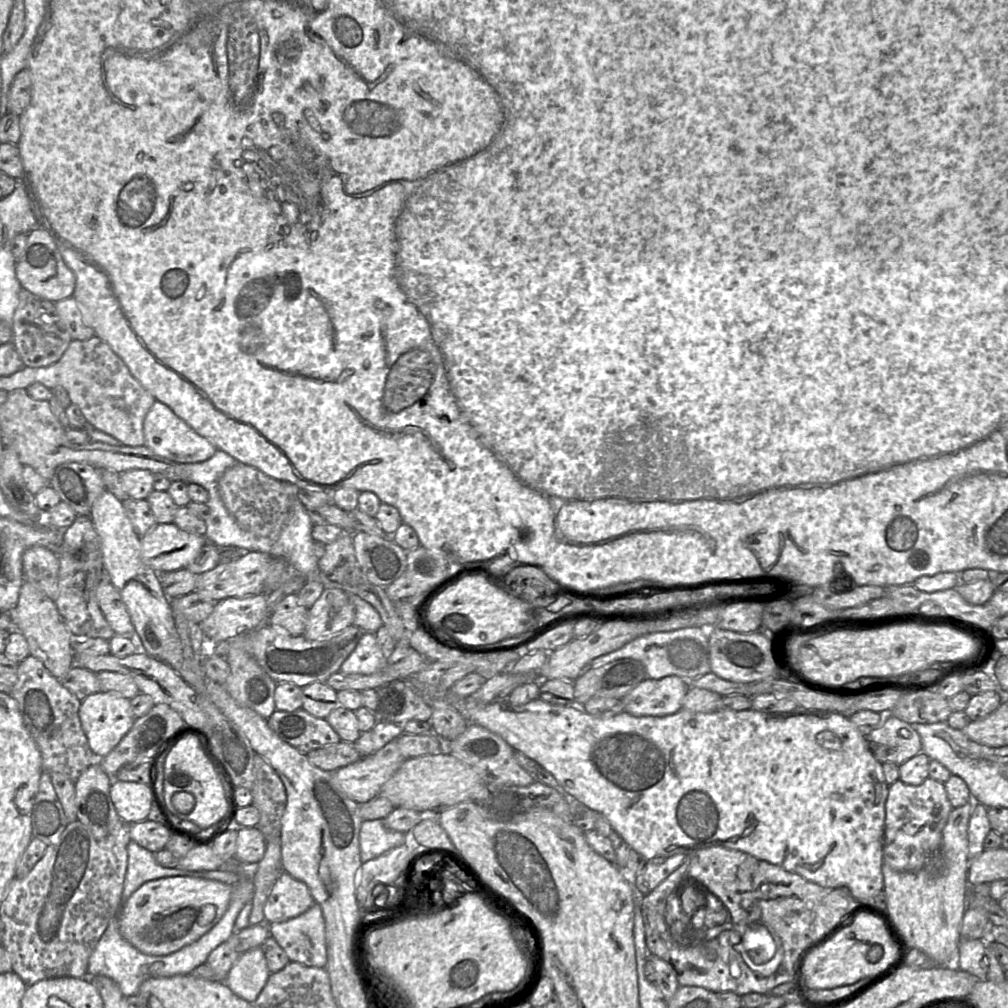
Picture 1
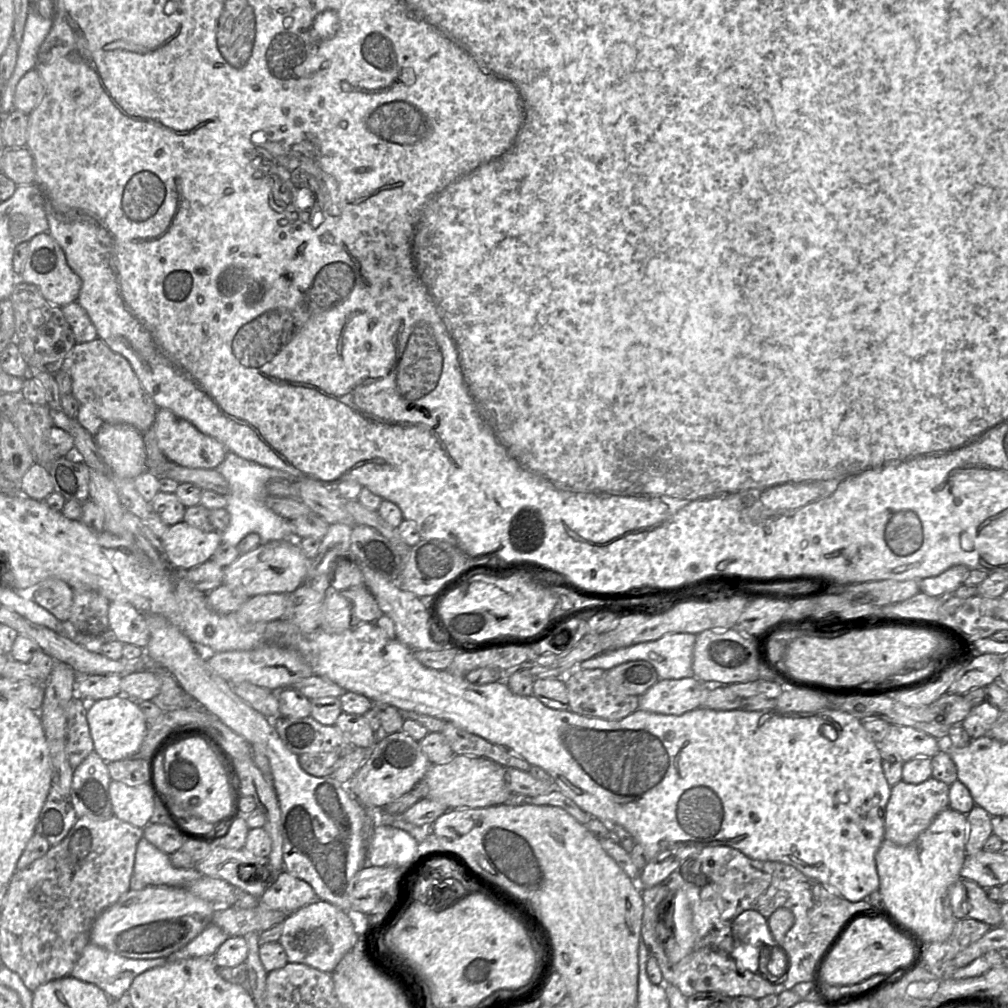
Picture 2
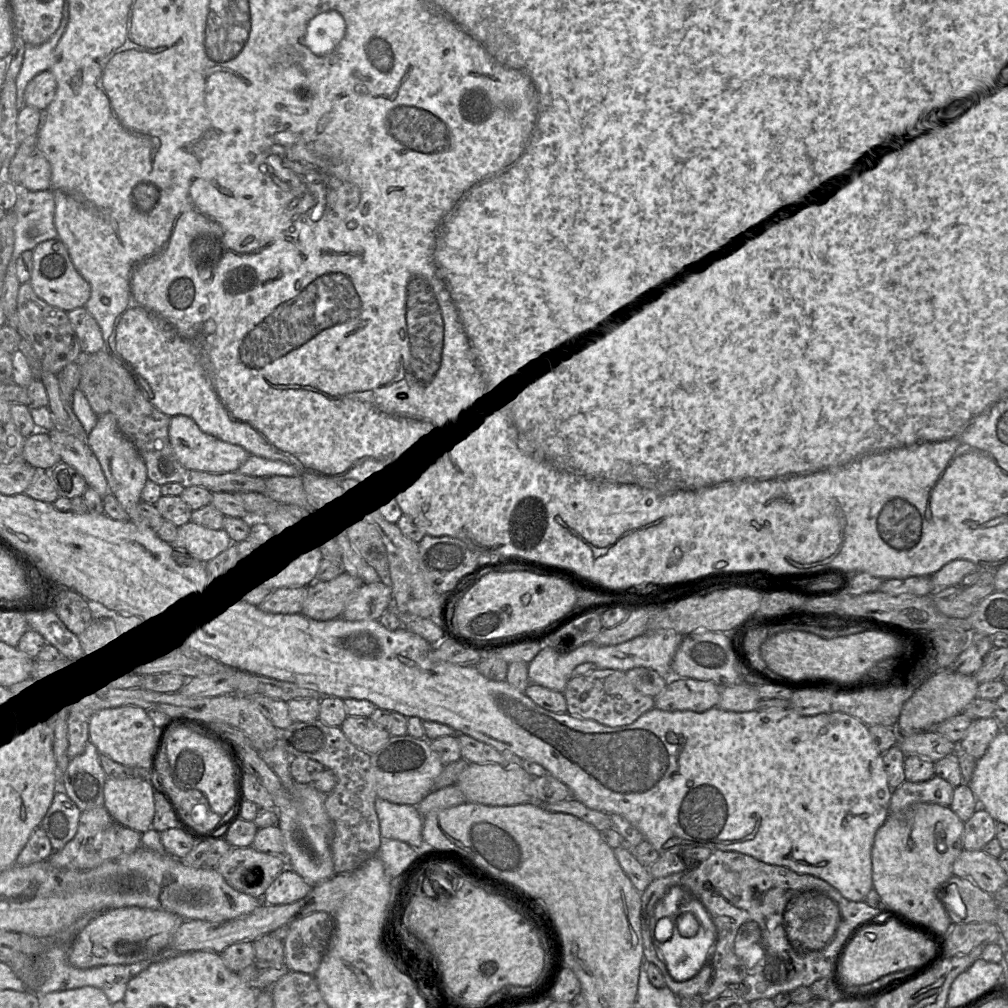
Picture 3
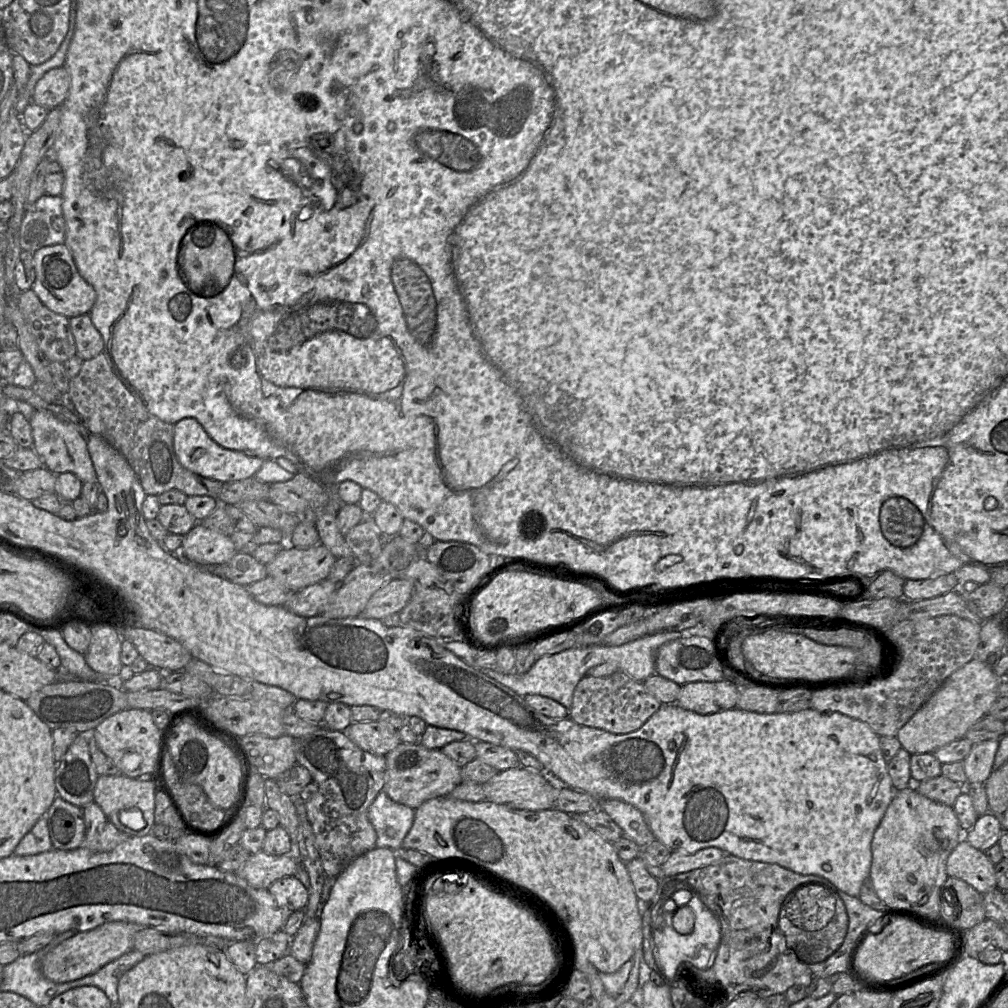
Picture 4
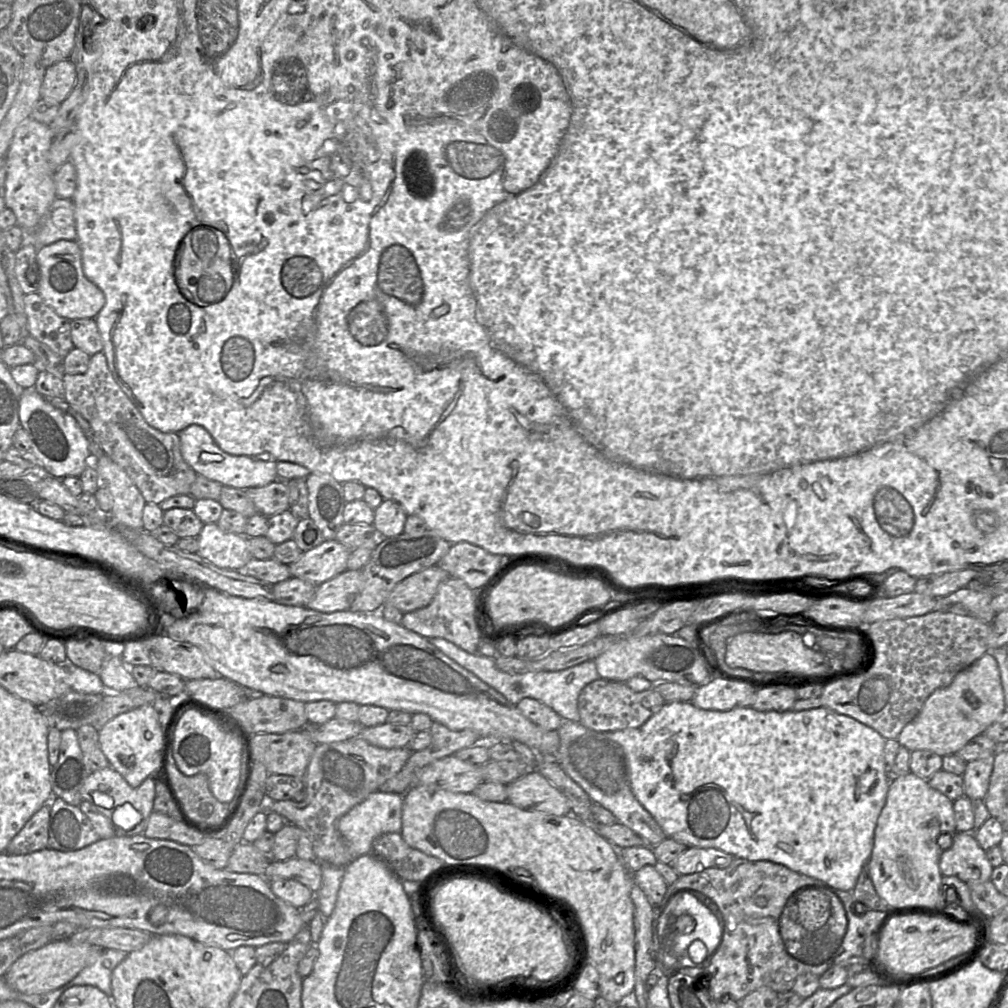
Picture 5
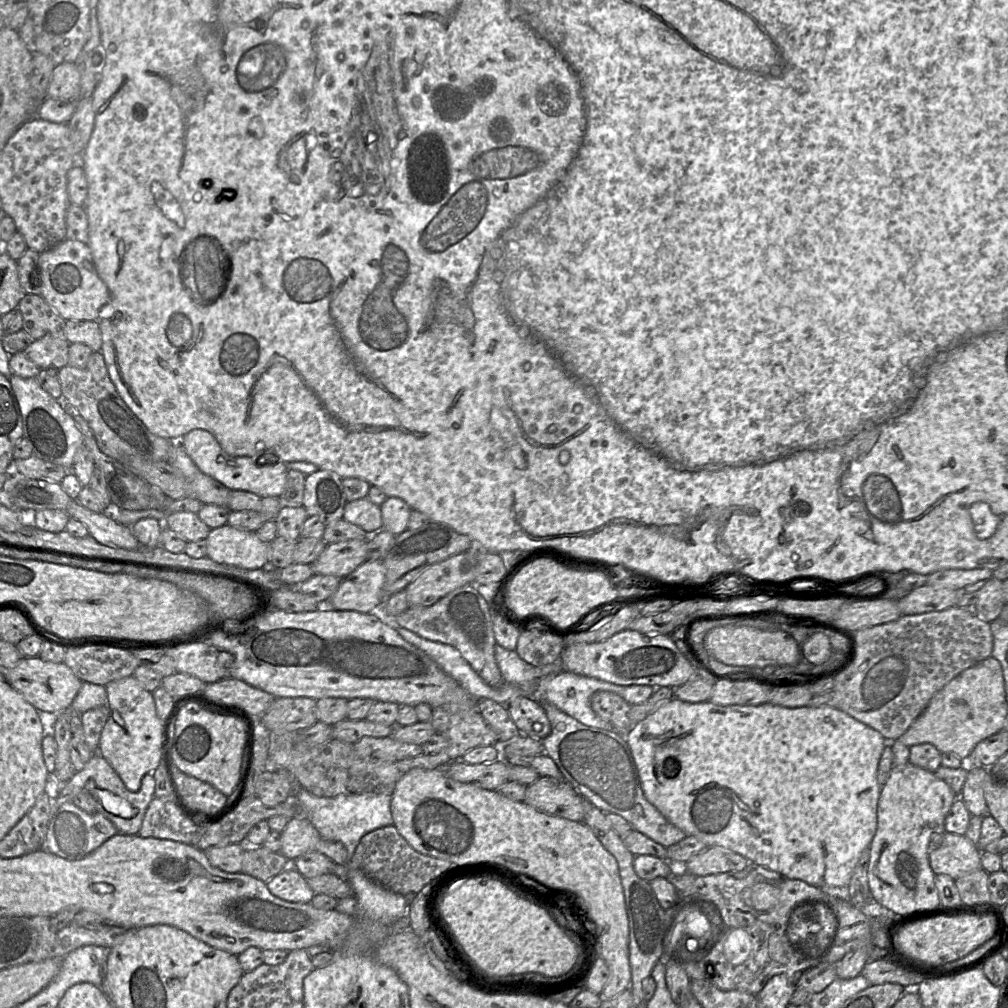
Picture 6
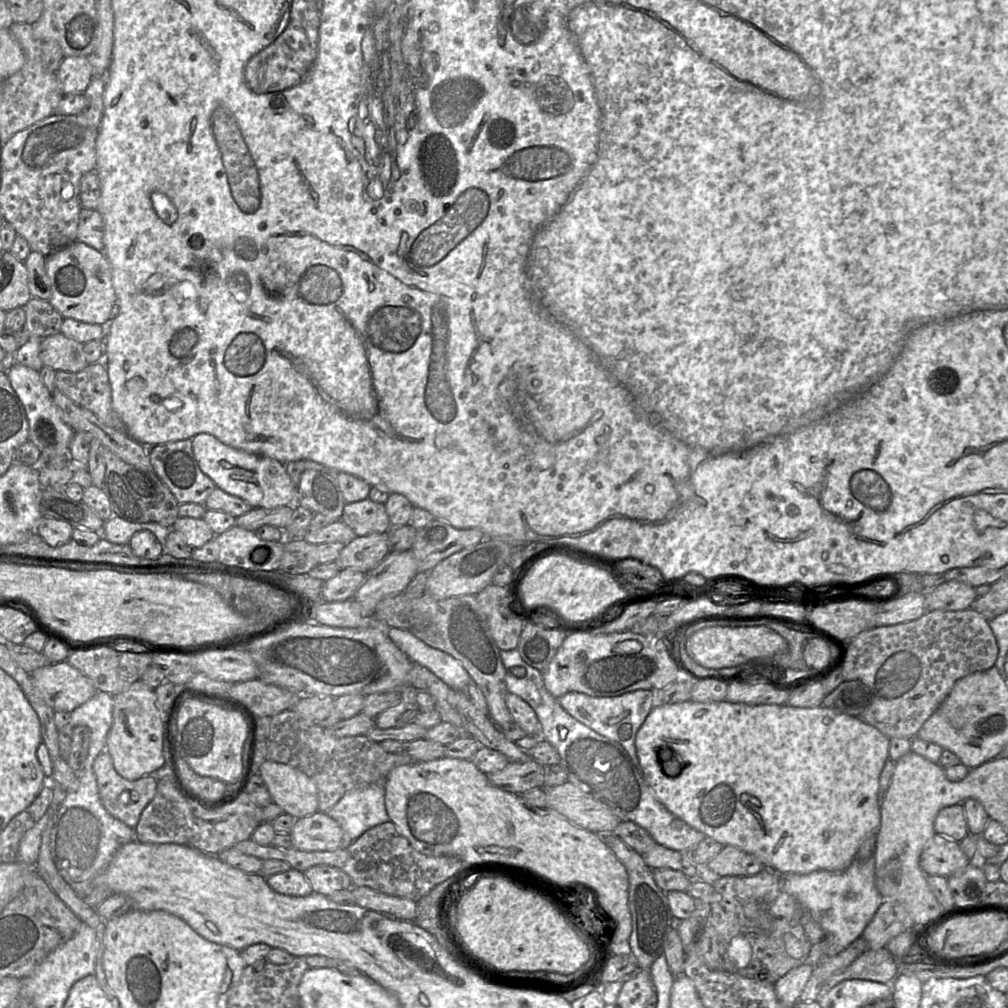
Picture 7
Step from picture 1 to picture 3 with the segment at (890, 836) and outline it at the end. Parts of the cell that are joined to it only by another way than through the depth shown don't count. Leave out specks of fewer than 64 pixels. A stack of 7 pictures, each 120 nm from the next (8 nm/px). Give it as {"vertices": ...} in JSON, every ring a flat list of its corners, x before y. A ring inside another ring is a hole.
{"vertices":[[934,775,922,782,905,780,892,790,889,813,901,813,918,803,934,803,950,806,955,787,945,779]]}

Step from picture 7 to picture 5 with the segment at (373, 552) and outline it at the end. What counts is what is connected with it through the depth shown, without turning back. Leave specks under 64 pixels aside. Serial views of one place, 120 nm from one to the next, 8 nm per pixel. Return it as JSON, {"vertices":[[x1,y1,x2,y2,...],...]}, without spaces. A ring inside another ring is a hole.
{"vertices":[[336,540,324,541,289,564,291,576,320,585,347,570,351,549]]}

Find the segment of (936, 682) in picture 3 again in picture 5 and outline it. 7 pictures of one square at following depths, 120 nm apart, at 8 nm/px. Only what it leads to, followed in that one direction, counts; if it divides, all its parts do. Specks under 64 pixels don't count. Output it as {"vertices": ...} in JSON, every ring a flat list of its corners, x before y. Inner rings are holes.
{"vertices":[[985,653,972,665,960,671,949,686,935,690,925,701,919,714,900,732,897,741,910,752,930,750,941,757,953,755,974,737,983,734,1005,710,999,666,991,654]]}

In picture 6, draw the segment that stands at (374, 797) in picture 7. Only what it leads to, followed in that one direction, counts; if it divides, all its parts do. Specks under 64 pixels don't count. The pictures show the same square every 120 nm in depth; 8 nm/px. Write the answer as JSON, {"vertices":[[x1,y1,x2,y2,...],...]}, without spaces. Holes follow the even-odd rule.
{"vertices":[[297,788,294,793,299,813,311,821,321,837,328,841,341,842,346,847,348,865,365,834,393,825,392,796,389,794,342,794,335,797,317,797,303,788]]}

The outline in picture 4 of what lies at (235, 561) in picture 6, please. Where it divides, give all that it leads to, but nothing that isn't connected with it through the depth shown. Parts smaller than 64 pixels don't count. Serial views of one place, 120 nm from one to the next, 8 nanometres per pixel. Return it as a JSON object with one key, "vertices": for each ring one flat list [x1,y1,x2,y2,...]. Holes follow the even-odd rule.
{"vertices":[[197,523,186,535,181,556,189,562,205,568,230,561,237,553,230,536]]}

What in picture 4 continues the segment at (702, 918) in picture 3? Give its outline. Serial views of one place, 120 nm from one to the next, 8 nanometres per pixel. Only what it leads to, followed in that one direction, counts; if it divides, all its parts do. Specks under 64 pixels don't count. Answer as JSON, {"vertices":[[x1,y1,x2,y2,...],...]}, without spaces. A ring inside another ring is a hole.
{"vertices":[[682,886,679,889,674,888,672,893,666,898,665,903,668,900,673,900,678,909,682,906,690,907,695,917,693,930,689,934,683,935,678,933,673,927,672,920,670,921,670,933,661,933,656,928,656,906,652,910,651,931,653,933,653,947,662,967,662,973,672,983,672,978,676,975,676,971,680,965,681,967,696,967,700,970,705,970,712,966,720,944,721,928,715,914,703,903,699,894,691,887]]}

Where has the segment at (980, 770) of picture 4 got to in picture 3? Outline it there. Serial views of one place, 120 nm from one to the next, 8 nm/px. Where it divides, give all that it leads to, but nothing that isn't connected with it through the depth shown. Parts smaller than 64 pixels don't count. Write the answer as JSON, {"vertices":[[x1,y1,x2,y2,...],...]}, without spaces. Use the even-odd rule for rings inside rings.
{"vertices":[[994,717,973,720,965,737,956,744,975,759,980,759,990,743,1001,731,1001,726]]}

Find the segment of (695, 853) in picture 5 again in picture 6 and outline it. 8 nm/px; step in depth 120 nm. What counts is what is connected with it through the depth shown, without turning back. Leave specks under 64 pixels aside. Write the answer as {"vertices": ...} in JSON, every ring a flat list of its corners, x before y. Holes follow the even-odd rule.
{"vertices":[[722,846,707,847,687,862,687,872,694,876,707,876,725,872,741,871,749,860,744,856]]}

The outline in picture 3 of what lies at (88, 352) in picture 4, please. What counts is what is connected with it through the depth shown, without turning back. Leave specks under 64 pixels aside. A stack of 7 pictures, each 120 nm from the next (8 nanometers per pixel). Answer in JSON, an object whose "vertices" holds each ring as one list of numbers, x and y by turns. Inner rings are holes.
{"vertices":[[85,307,71,310,67,315,78,337,82,353,90,354,104,350,102,331]]}

